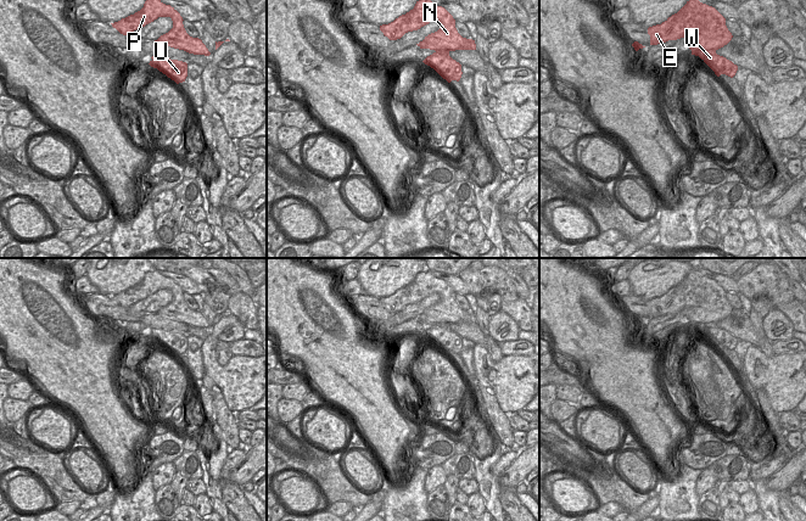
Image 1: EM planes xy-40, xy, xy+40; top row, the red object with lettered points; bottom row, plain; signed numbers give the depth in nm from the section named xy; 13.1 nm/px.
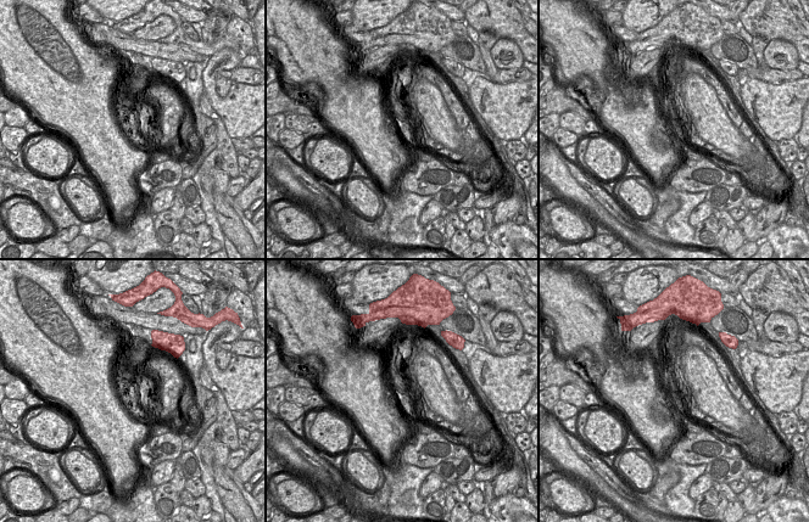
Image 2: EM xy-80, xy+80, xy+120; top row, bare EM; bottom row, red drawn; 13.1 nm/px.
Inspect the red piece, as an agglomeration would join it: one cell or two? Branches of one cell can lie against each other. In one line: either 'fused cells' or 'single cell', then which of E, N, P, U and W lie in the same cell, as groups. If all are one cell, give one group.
fused cells; groups E N P / U W

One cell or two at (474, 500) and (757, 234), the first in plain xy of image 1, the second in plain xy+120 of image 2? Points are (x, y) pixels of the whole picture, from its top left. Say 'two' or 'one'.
two

